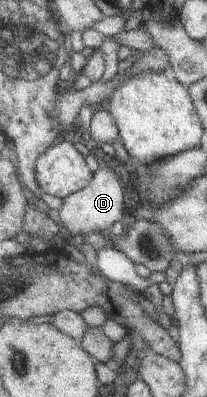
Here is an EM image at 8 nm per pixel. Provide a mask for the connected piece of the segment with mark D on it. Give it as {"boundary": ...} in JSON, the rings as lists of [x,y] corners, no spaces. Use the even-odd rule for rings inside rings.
{"boundary":[[[109,168],[97,170],[94,179],[87,188],[71,194],[63,200],[58,216],[66,230],[73,234],[87,236],[91,233],[108,231],[115,222],[127,220],[125,216],[125,190],[119,182],[119,176]]]}

